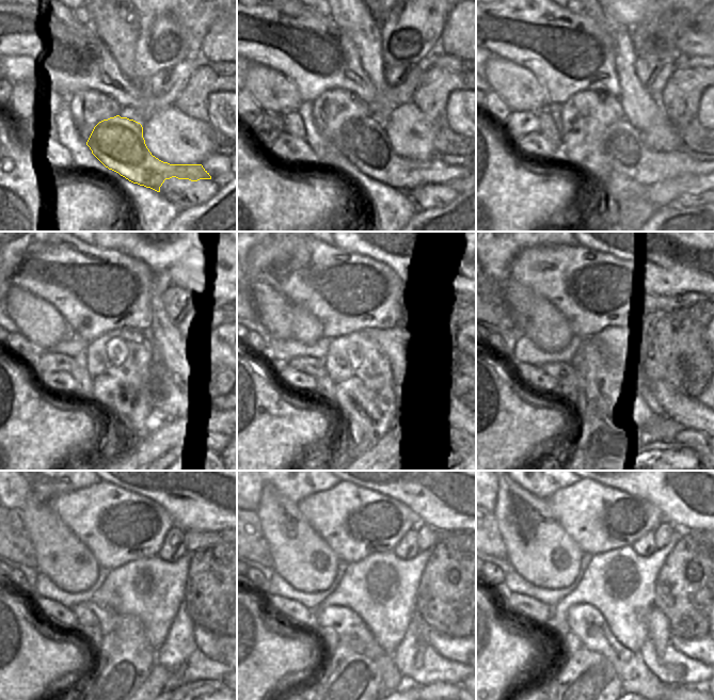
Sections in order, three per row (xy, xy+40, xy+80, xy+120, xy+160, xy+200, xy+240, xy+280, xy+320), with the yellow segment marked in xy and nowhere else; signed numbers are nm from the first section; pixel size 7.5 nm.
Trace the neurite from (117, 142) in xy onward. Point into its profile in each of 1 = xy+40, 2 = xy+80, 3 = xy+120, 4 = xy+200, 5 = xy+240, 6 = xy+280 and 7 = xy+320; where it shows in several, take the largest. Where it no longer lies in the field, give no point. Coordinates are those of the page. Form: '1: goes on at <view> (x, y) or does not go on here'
1: goes on at xy+40 (363, 141)
2: goes on at xy+80 (629, 155)
3: goes on at xy+120 (170, 399)
4: goes on at xy+200 (662, 401)
5: goes on at xy+240 (179, 643)
6: goes on at xy+280 (409, 655)
7: goes on at xy+320 (651, 658)

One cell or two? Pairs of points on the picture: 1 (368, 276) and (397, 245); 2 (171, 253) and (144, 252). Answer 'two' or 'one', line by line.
1: two
2: one

